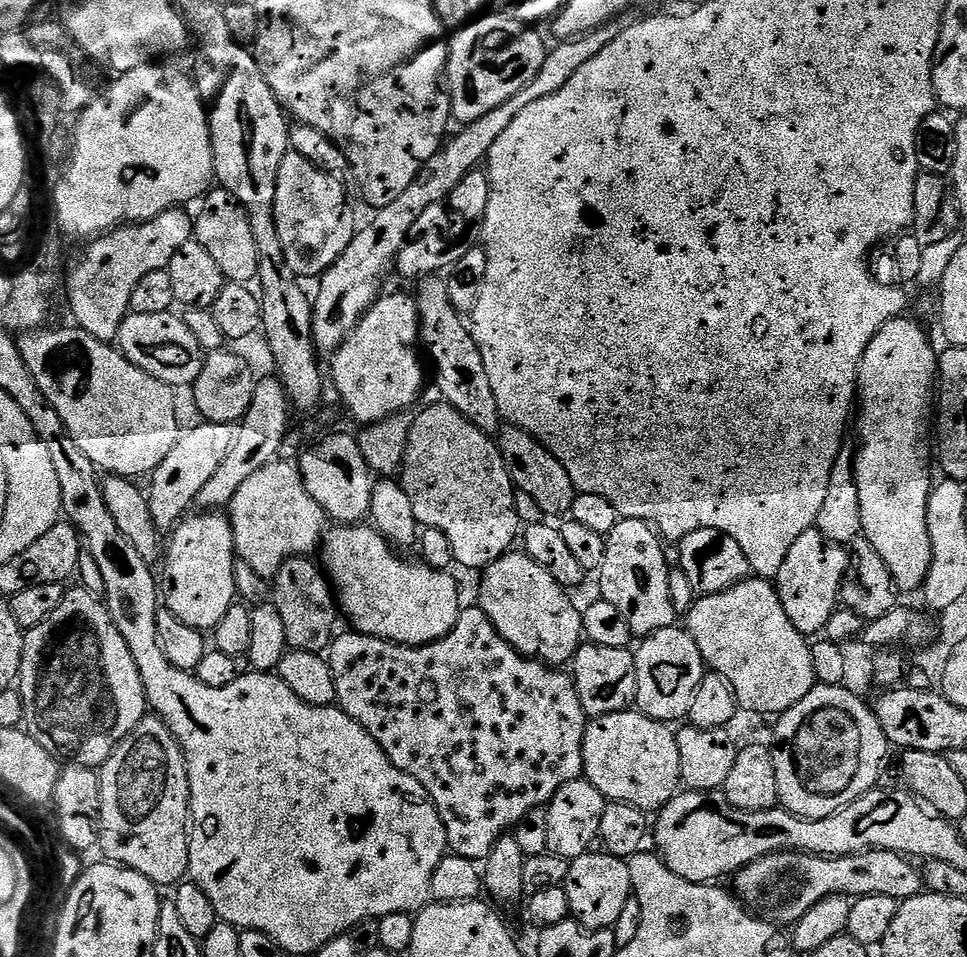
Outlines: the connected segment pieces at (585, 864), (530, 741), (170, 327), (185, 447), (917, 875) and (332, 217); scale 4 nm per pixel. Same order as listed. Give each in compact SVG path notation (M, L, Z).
M589 850L571 861L563 887L566 890L566 899L570 902L571 919L584 928L593 930L615 929L618 914L622 914L626 902L634 896L627 863L603 850Z
M478 606L465 607L460 613L456 629L449 636L444 636L437 644L424 644L421 648L408 648L405 644L391 644L388 640L364 636L355 630L341 631L332 641L332 647L326 653L326 659L336 691L336 704L390 758L390 762L398 770L410 774L428 792L428 797L434 802L438 814L444 823L448 835L448 847L453 853L467 860L483 862L487 860L490 850L503 836L509 835L521 820L526 818L536 808L544 808L570 782L581 779L584 774L584 732L588 729L589 717L584 715L582 702L578 698L576 684L571 675L564 670L553 670L549 665L524 656L502 639L498 630L490 622L490 618Z
M129 311L124 317L118 337L118 347L134 366L146 370L158 382L167 384L173 390L187 389L195 384L198 374L202 374L202 366L206 353L201 348L198 338L190 334L186 322L175 311L162 314L138 314Z
M200 422L197 428L185 431L178 438L174 450L166 454L166 462L158 466L150 477L152 485L146 488L150 518L161 533L168 534L175 529L186 513L195 505L198 494L202 494L202 486L214 478L218 466L226 462L226 454L234 446L237 429L230 424L209 424Z
M775 852L755 860L734 877L735 895L749 912L777 926L794 926L814 906L832 896L859 898L886 894L901 902L925 891L919 867L899 852L862 852L859 856L827 858L805 852Z
M289 150L282 158L282 166L278 166L278 182L274 190L274 218L278 226L278 238L282 238L282 250L286 250L286 262L290 262L296 275L301 278L313 276L319 278L350 246L350 242L358 231L356 216L352 213L352 208L348 205L349 193L344 185L339 184L330 174L318 170L302 154Z

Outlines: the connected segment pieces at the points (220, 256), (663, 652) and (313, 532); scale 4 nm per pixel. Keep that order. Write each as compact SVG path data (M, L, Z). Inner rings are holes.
M213 187L199 205L200 213L194 216L194 238L218 262L225 281L229 284L251 285L259 277L258 246L254 243L254 230L250 230L250 218L244 204L225 188Z
M673 626L658 630L639 641L636 653L635 707L651 720L683 721L698 694L698 686L706 674L706 665L698 650L698 642L687 627Z
M273 462L248 478L232 499L230 519L237 557L267 581L293 556L311 557L326 535L322 506L310 498L295 463Z

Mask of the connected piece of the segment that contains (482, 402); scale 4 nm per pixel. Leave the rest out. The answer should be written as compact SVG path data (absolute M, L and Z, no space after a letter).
M425 278L419 281L417 288L420 289L414 292L414 299L420 312L420 342L430 361L431 371L432 368L436 371L434 383L442 390L444 403L462 413L471 424L478 426L478 430L499 433L502 417L498 402L494 402L494 389L486 374L486 362L482 362L482 354L465 317L450 302L447 283L440 278Z

